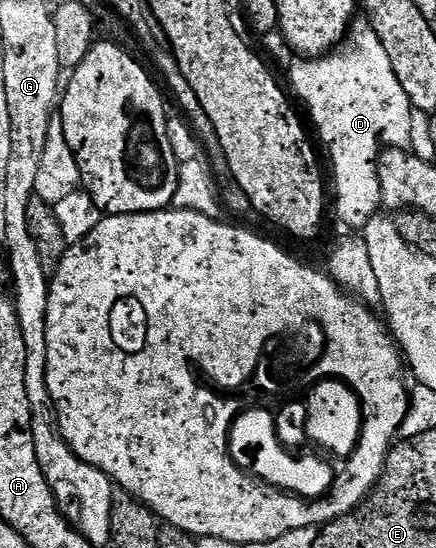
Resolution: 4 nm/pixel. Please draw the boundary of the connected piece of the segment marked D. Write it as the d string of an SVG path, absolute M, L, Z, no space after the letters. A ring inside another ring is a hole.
M376 46L372 48L344 48L341 52L337 50L329 51L327 54L321 54L315 58L297 59L297 64L292 68L292 88L300 95L302 103L308 107L308 112L312 115L312 120L316 123L316 128L320 131L320 136L324 139L324 144L328 147L328 152L332 155L332 176L336 179L336 212L340 215L340 220L344 224L349 224L349 229L360 230L368 223L369 219L381 211L382 208L382 172L378 167L377 160L381 155L382 147L385 149L393 148L407 149L411 145L411 118L414 113L410 98L406 94L406 90L402 90L402 82L398 82L398 74L394 74L394 70L390 66L390 58L384 52L383 48Z

